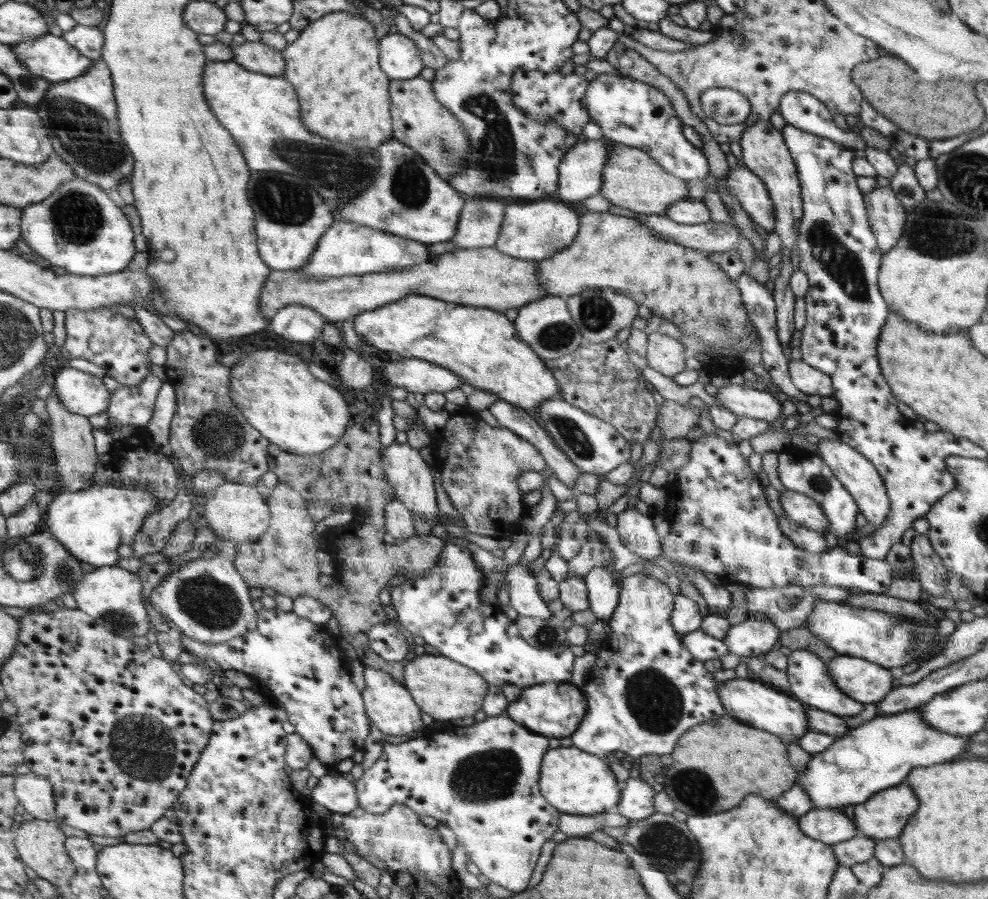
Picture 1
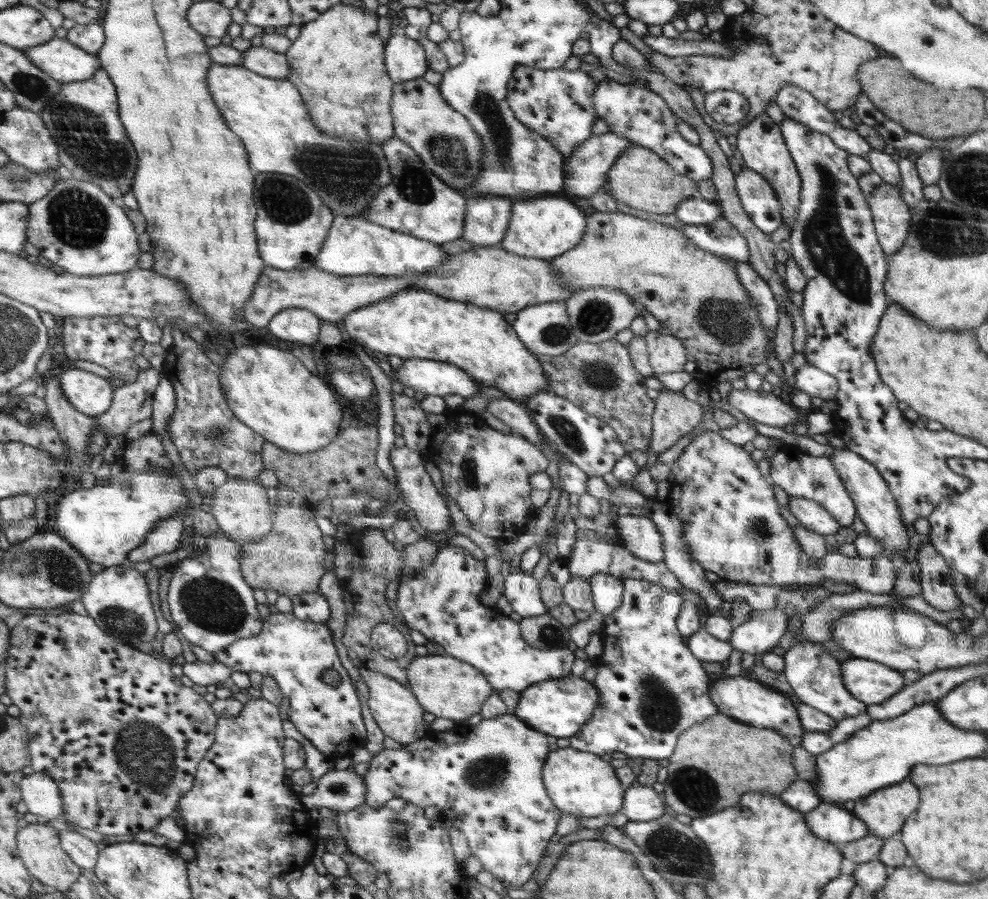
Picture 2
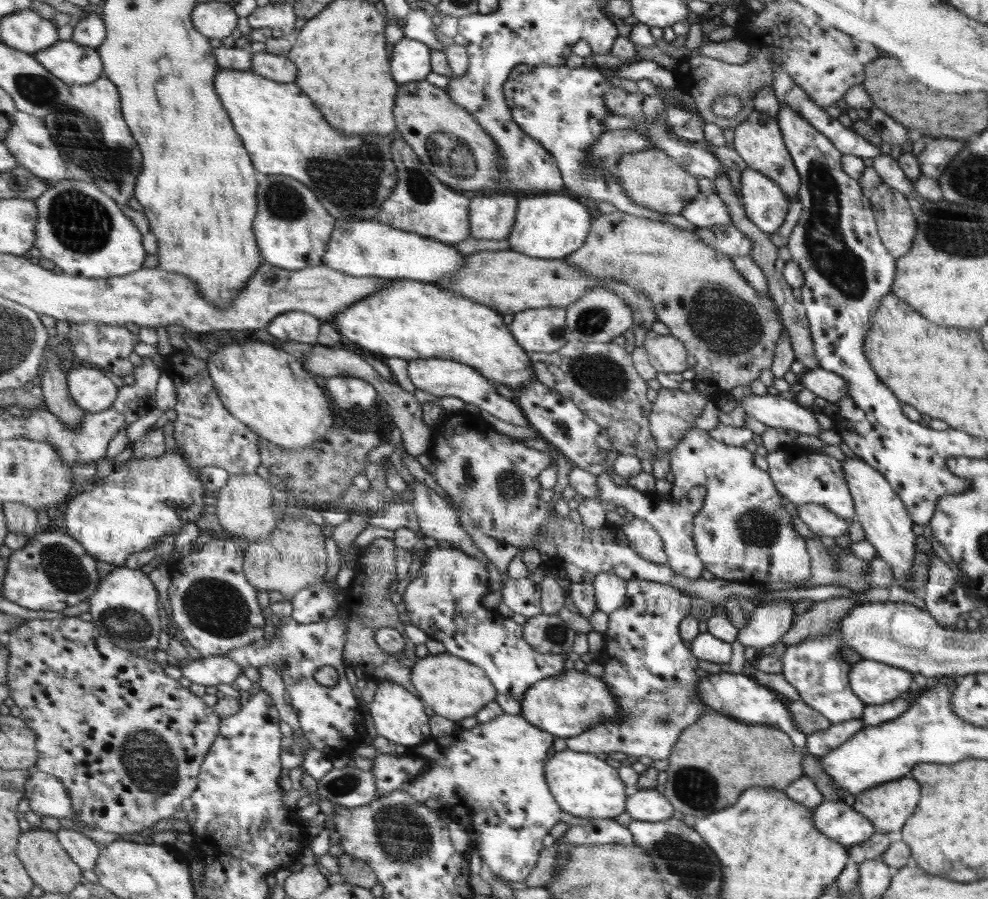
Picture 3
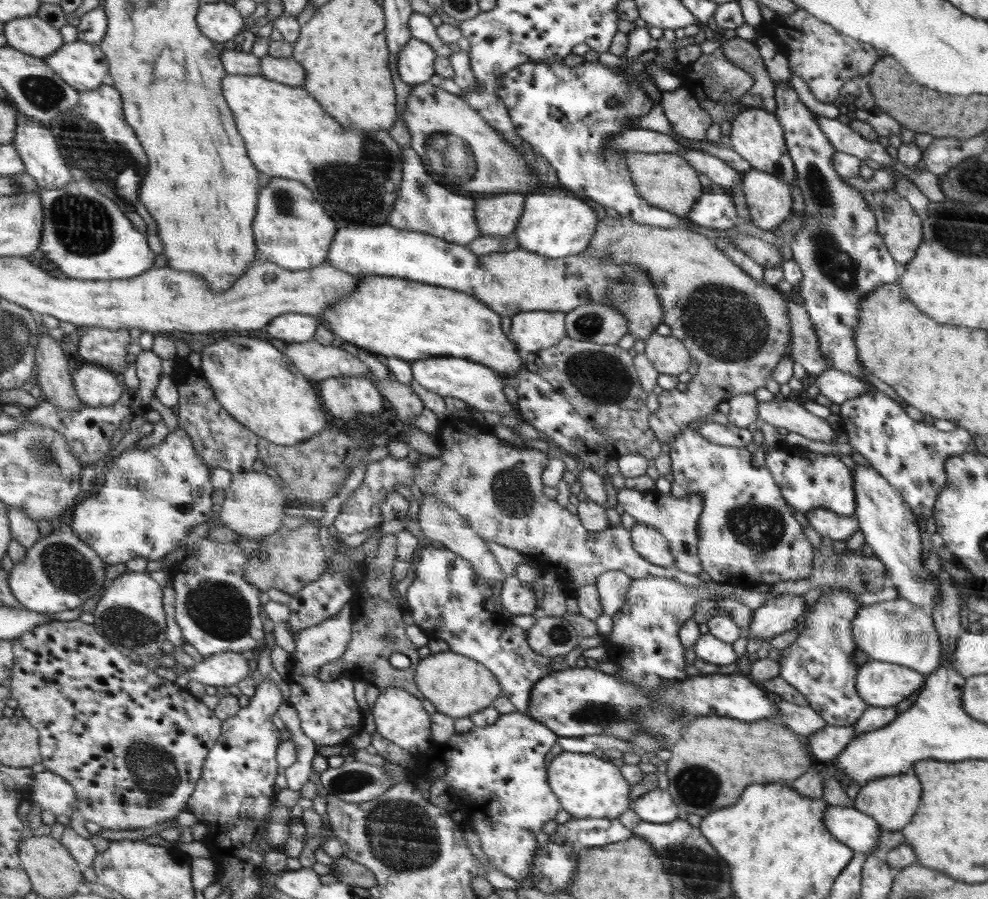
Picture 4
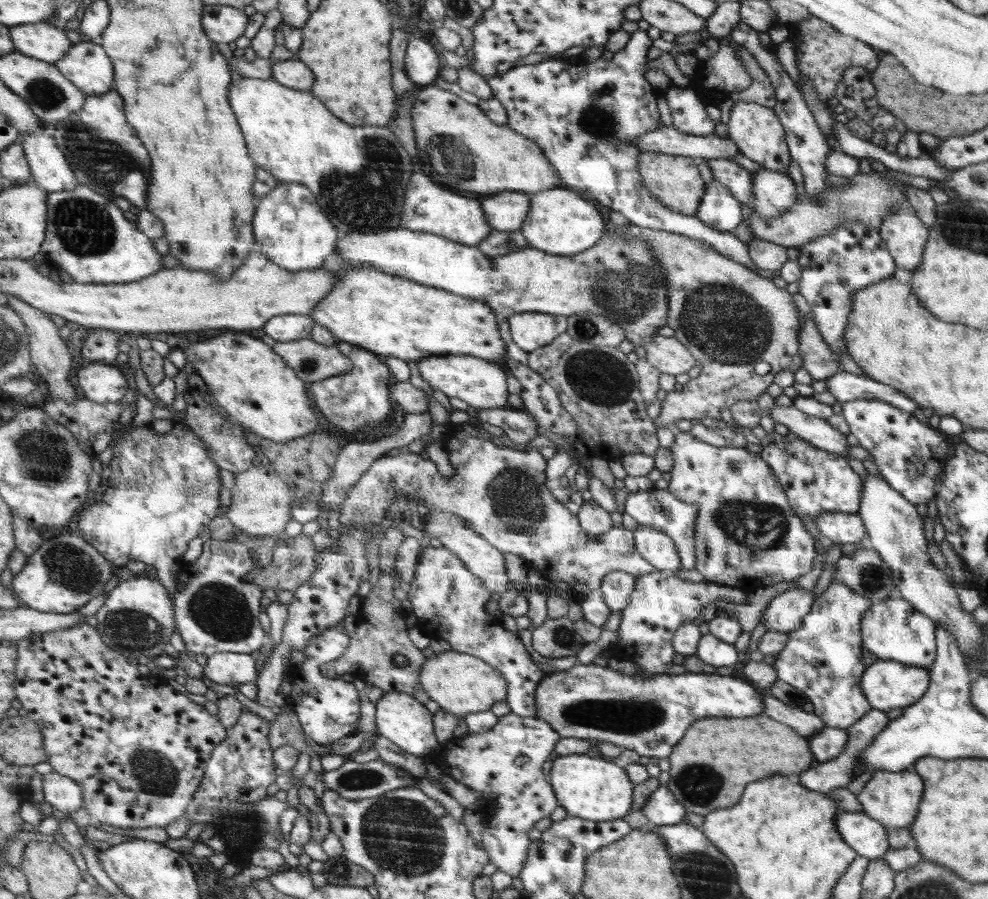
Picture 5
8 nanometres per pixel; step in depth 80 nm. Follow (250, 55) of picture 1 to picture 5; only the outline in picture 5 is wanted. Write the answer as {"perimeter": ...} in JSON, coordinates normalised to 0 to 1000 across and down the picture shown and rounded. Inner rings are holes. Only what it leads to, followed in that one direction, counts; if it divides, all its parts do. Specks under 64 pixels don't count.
{"perimeter":[[[301,65],[288,68],[274,67],[275,87],[296,100],[312,101],[317,99],[320,82],[311,70],[304,69]]]}

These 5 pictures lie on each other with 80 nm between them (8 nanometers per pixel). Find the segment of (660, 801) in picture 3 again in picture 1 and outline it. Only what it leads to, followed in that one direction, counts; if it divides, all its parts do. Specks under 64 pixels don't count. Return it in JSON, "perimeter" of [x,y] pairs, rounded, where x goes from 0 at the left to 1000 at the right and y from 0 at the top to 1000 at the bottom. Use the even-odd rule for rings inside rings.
{"perimeter":[[[636,864],[624,902],[640,913],[650,913],[664,904],[662,884],[665,881],[649,865]]]}

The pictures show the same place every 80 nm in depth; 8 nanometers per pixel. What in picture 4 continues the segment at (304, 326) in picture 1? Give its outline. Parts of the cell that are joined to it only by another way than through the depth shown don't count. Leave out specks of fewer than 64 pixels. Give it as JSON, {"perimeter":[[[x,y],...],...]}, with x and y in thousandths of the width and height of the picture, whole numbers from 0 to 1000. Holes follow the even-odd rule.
{"perimeter":[[[287,348],[269,363],[274,376],[289,382],[306,382],[317,378],[324,362],[321,353],[306,348]]]}

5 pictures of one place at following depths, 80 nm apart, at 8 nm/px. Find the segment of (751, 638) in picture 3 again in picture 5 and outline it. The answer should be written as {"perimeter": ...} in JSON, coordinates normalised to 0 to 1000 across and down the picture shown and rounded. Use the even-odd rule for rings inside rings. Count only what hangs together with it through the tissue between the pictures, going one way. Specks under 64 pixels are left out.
{"perimeter":[[[799,655],[784,663],[769,686],[776,702],[798,704],[811,697],[813,687],[822,679],[826,667],[828,664],[820,656]]]}

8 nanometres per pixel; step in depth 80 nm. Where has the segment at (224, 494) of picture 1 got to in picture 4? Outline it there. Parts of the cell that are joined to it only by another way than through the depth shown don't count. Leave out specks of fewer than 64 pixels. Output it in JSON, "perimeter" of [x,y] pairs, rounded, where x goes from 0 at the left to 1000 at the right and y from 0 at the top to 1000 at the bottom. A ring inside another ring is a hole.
{"perimeter":[[[253,525],[250,527],[237,527],[235,541],[229,545],[230,555],[226,563],[226,568],[222,573],[228,581],[228,585],[246,595],[252,601],[265,601],[272,594],[278,593],[285,585],[285,574],[287,573],[287,558],[289,552],[281,547],[281,541],[271,527],[263,525]]]}

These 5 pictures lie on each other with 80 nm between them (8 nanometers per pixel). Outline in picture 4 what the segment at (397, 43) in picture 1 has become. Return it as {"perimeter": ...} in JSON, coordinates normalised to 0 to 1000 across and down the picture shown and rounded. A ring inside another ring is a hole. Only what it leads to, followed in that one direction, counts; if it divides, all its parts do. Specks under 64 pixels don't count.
{"perimeter":[[[416,42],[402,62],[403,85],[411,93],[427,93],[439,85],[439,67],[442,60],[432,47]]]}

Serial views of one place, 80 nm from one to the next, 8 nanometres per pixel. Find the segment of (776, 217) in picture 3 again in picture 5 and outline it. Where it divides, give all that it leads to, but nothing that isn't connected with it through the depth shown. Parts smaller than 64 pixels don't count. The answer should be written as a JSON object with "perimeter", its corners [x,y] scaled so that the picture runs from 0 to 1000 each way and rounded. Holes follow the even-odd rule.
{"perimeter":[[[770,187],[762,194],[762,221],[759,225],[759,229],[765,238],[772,239],[775,242],[789,240],[808,224],[805,211],[804,201],[802,201],[798,192],[794,194],[789,190]]]}

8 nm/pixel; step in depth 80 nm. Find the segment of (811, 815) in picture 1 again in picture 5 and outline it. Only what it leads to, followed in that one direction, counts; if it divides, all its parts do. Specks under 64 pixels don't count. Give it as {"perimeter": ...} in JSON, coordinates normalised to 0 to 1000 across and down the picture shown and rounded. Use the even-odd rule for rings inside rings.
{"perimeter":[[[850,902],[846,918],[857,938],[880,957],[893,954],[900,945],[900,922],[874,903]]]}

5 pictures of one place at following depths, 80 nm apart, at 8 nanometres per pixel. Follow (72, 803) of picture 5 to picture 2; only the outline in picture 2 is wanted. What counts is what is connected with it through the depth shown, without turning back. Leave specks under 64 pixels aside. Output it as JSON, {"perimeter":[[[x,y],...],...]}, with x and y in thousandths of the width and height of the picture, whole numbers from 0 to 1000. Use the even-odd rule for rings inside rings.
{"perimeter":[[[32,860],[22,870],[23,890],[41,912],[63,910],[66,894],[60,870],[50,861]]]}

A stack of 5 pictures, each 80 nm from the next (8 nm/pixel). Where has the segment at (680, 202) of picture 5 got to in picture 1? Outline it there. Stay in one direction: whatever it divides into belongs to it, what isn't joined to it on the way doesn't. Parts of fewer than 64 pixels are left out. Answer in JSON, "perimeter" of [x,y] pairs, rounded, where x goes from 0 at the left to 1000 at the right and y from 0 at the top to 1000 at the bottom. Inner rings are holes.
{"perimeter":[[[623,158],[616,162],[606,215],[621,229],[636,231],[650,239],[672,239],[684,224],[696,220],[697,214],[696,201],[672,189],[656,168]]]}

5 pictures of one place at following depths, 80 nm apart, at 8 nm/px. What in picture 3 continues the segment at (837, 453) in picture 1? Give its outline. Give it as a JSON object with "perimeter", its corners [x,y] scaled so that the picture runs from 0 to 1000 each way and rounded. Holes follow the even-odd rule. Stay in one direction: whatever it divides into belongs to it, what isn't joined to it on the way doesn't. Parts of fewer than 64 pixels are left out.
{"perimeter":[[[856,509],[853,519],[857,527],[857,537],[861,551],[865,552],[866,578],[870,580],[876,592],[876,600],[880,601],[896,626],[899,626],[905,641],[904,650],[922,657],[923,642],[926,638],[927,598],[923,586],[925,578],[918,567],[917,561],[907,551],[906,544],[899,537],[893,525],[886,523],[872,511]]]}

